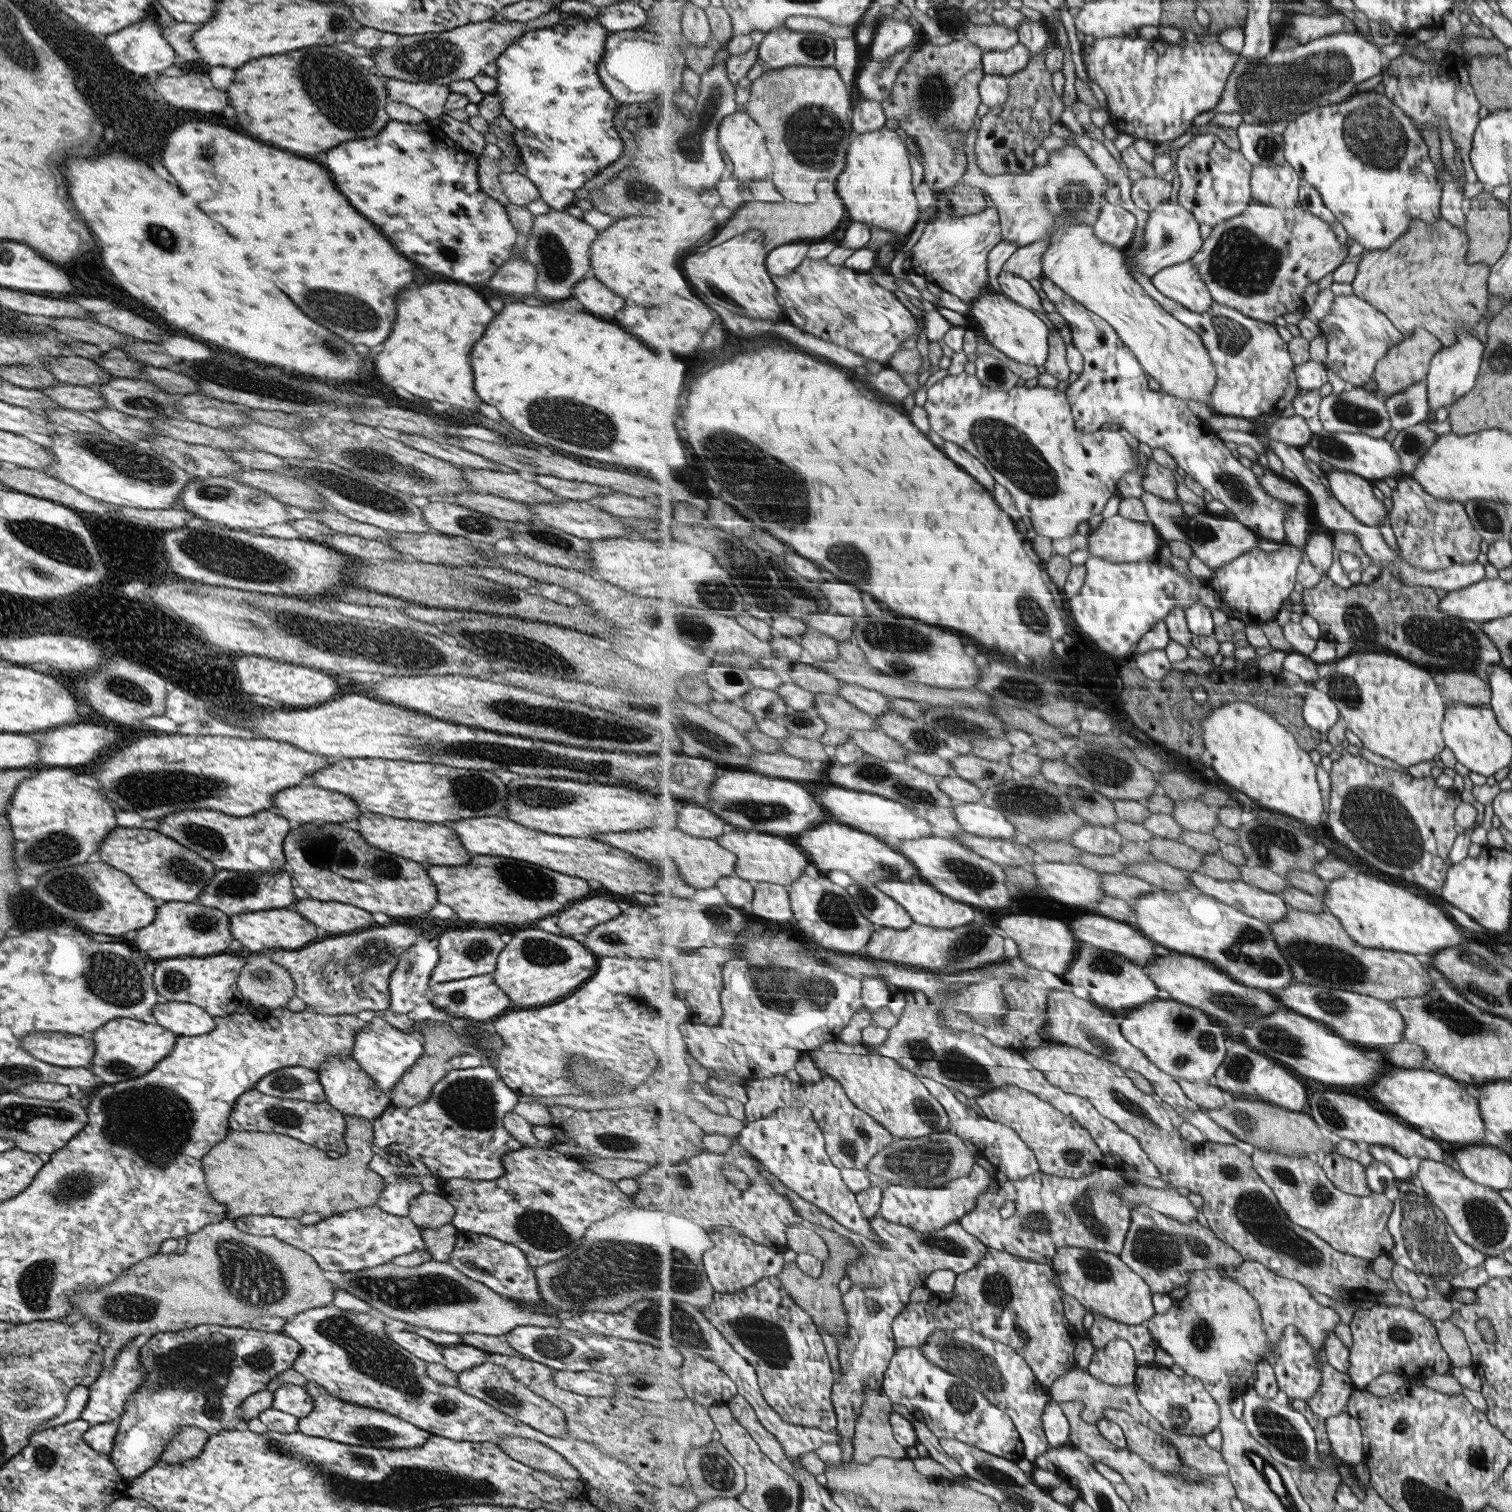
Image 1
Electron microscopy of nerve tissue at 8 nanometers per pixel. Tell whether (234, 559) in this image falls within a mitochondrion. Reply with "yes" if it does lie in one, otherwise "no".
yes

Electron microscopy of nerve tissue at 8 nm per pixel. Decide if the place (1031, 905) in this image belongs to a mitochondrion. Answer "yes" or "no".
no

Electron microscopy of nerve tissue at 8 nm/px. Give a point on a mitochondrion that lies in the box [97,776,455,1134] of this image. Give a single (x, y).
(324, 855)

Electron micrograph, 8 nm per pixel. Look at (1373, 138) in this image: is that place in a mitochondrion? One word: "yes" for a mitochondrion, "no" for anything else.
yes

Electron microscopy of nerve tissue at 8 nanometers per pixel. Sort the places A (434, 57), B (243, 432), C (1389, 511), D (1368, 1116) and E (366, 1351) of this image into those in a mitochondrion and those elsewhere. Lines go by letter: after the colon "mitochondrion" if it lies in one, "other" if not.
A: mitochondrion
B: other
C: other
D: other
E: mitochondrion

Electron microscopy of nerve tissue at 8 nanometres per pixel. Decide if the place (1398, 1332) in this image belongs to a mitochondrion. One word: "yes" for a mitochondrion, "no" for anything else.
yes

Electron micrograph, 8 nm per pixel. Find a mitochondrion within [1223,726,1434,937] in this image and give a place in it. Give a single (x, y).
(1381, 830)

